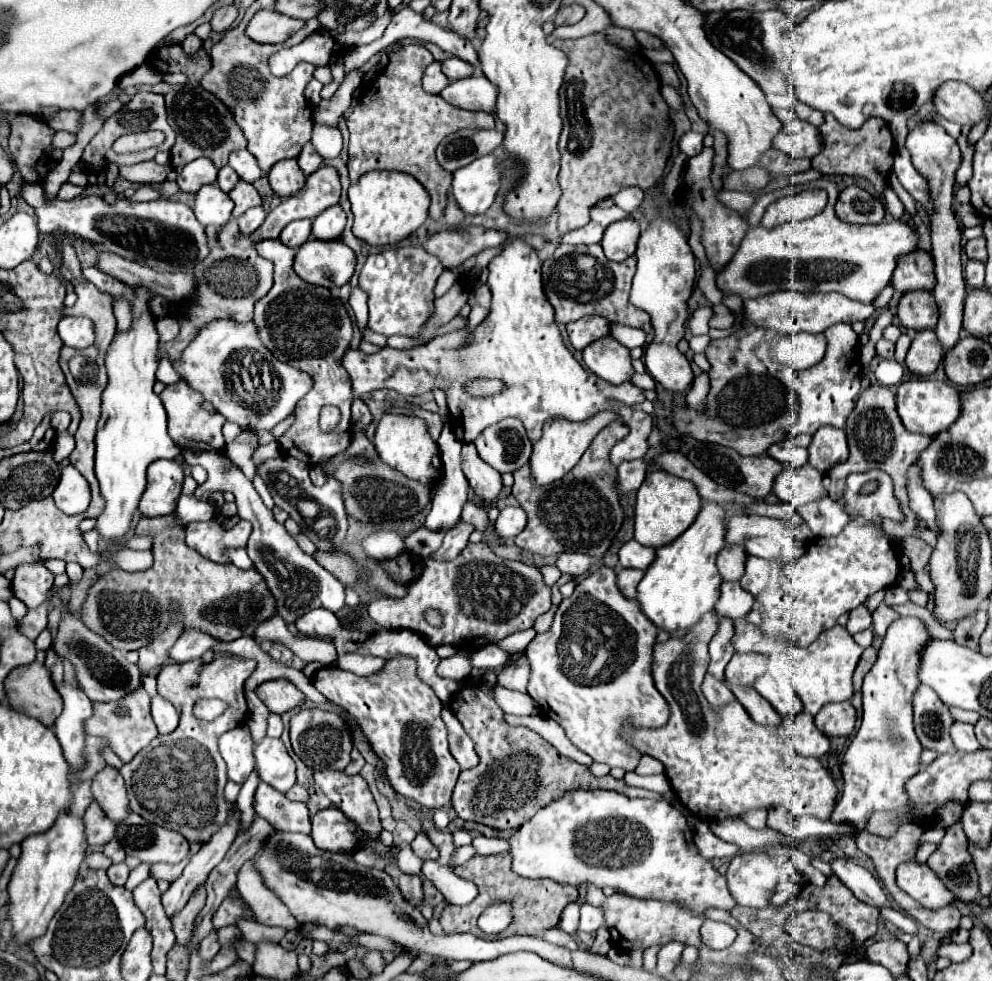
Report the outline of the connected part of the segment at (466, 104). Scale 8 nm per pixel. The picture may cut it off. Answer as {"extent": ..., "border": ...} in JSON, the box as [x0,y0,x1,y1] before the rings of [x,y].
{"extent":[440,74,498,112],"border":[[[476,74],[476,76],[470,76],[470,78],[450,82],[440,92],[440,96],[456,108],[494,112],[498,90],[486,76]]]}

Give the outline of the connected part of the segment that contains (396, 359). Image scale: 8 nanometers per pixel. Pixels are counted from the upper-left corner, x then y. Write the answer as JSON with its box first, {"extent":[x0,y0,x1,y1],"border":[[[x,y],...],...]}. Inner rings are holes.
{"extent":[342,238,652,466],"border":[[[516,238],[510,244],[504,244],[500,254],[490,260],[488,270],[492,310],[472,336],[468,336],[468,330],[458,330],[412,350],[384,348],[376,354],[364,354],[352,348],[346,350],[342,364],[352,378],[354,398],[362,398],[376,388],[394,388],[404,396],[418,396],[438,386],[446,392],[450,426],[458,426],[460,442],[474,442],[484,428],[508,416],[518,418],[530,440],[536,442],[542,436],[542,426],[548,418],[562,416],[580,422],[604,410],[606,398],[616,398],[626,404],[618,414],[622,416],[622,422],[630,426],[630,434],[612,448],[612,464],[620,466],[624,460],[644,458],[650,450],[648,436],[652,430],[652,418],[646,412],[632,408],[632,404],[646,400],[644,392],[632,382],[620,386],[598,382],[596,374],[586,372],[576,362],[560,336],[554,308],[546,300],[542,288],[542,260],[538,258],[538,252],[524,240]],[[478,376],[500,378],[506,382],[506,390],[484,400],[474,400],[464,390],[464,384]]]}

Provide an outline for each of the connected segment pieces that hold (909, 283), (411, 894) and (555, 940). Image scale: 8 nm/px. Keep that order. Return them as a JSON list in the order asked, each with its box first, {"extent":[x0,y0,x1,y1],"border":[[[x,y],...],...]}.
[{"extent":[892,250,934,294],"border":[[[916,250],[898,260],[898,266],[892,276],[892,288],[900,294],[912,290],[932,290],[934,280],[934,262],[932,256],[924,250]]]},{"extent":[398,874,422,906],"border":[[[400,874],[398,876],[398,886],[404,894],[406,900],[410,900],[414,906],[420,904],[420,896],[422,896],[422,880],[416,874]]]},{"extent":[542,926,578,950],"border":[[[558,926],[546,930],[546,932],[542,934],[542,938],[544,938],[546,942],[552,942],[552,944],[558,944],[558,946],[564,946],[564,948],[568,948],[568,950],[576,950],[576,948],[578,948],[576,940],[574,940],[570,934],[566,934],[564,930],[560,930]]]}]

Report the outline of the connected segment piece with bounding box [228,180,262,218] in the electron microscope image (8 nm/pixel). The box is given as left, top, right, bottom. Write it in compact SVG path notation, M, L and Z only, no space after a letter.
M242 180L228 192L228 196L230 196L230 198L234 200L234 204L236 204L236 208L234 208L234 218L238 218L240 214L244 214L248 208L262 204L262 198L260 198L258 190L256 190L252 184L242 182Z

